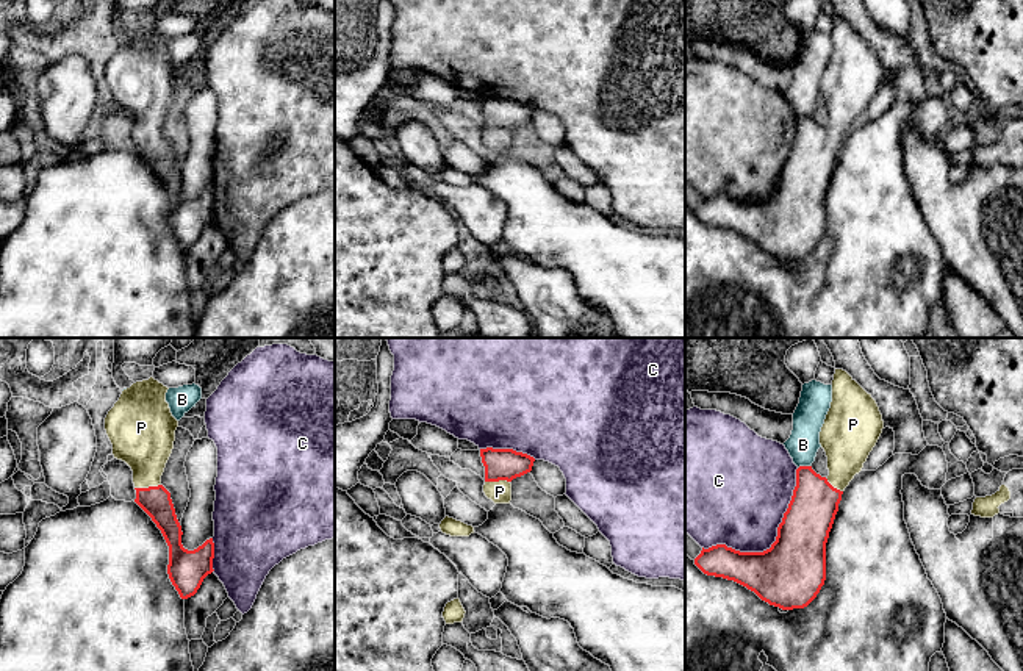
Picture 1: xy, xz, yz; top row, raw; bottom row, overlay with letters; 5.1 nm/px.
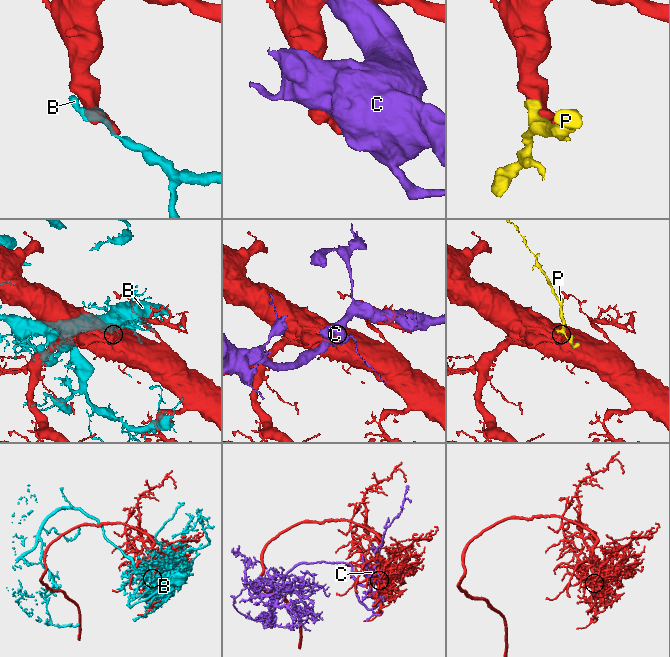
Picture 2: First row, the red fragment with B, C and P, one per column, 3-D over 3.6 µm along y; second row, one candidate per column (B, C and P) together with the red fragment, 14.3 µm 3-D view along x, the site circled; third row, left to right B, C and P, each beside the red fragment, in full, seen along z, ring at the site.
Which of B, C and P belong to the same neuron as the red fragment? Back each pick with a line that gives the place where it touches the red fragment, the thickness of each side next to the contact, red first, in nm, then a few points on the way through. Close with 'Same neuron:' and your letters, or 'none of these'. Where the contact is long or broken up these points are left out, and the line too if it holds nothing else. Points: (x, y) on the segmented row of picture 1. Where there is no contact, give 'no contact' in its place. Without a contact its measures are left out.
P: contact xy (149, 487); calibres 160 and 300 nm; way xy (155, 501), (149, 487), (144, 438)
Same neuron: P

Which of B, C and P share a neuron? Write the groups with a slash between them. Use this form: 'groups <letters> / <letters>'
groups B / C / P

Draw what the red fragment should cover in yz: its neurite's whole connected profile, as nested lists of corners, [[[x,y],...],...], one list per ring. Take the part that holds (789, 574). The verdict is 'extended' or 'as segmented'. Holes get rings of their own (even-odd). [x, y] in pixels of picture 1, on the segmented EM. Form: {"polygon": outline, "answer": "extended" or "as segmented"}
{"polygon": [[[835,369],[832,402],[820,432],[820,444],[827,457],[829,475],[821,477],[812,466],[796,469],[796,486],[777,527],[776,541],[763,552],[740,552],[726,544],[701,551],[695,565],[707,576],[734,580],[754,591],[762,601],[782,610],[804,608],[820,593],[826,580],[826,543],[842,494],[859,474],[884,429],[876,400],[846,371]]], "answer": "extended"}

